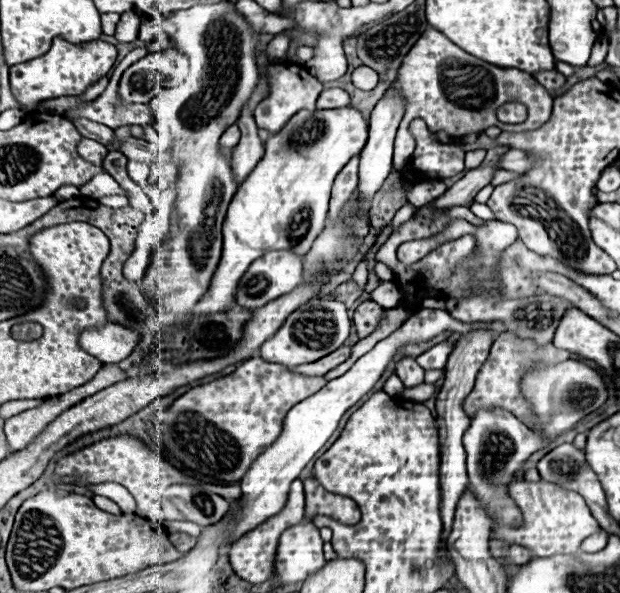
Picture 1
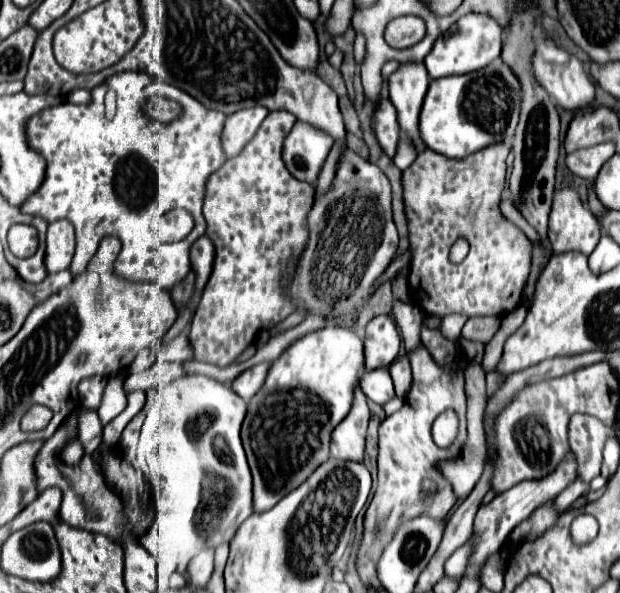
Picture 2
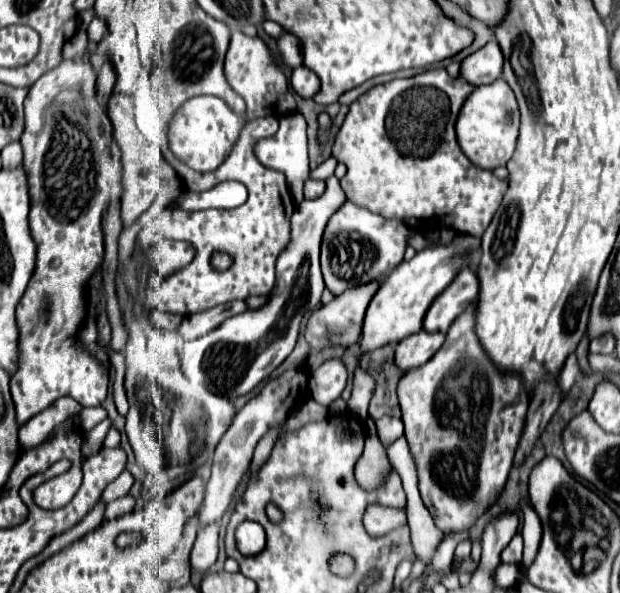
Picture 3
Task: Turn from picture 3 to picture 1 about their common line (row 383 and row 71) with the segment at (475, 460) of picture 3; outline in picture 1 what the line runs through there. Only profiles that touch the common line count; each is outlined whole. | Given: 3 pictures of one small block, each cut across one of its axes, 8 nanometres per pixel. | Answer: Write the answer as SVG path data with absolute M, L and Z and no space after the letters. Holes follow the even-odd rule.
M428 28L428 32L424 32L424 36L420 36L420 40L412 46L412 52L408 52L408 56L404 58L400 76L396 80L398 82L392 86L402 92L408 102L394 142L394 166L398 170L406 166L408 158L414 152L414 138L408 132L408 124L414 118L422 118L428 124L430 132L444 130L452 138L464 138L472 132L484 132L484 128L490 126L498 126L506 132L526 132L540 128L550 118L554 100L546 92L546 88L540 86L530 74L514 68L504 70L492 64L484 64L484 60L476 60L462 48L456 48L456 44L452 44L434 28ZM510 84L520 90L520 102L528 108L528 118L520 124L504 124L496 118L496 110L508 102L506 86Z

